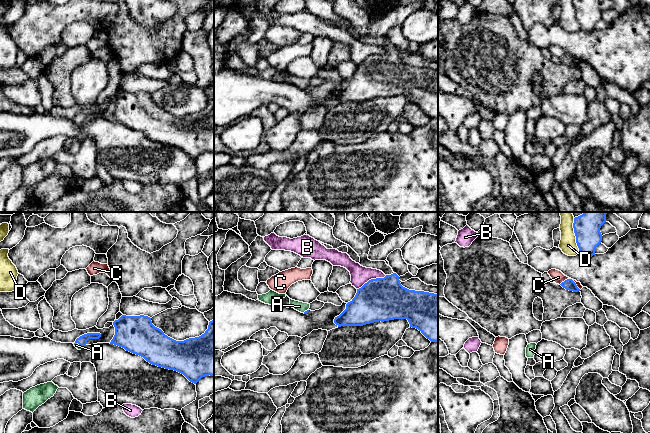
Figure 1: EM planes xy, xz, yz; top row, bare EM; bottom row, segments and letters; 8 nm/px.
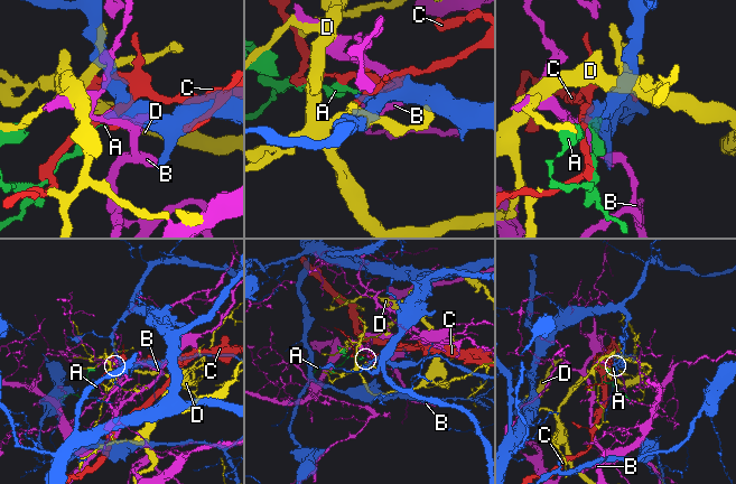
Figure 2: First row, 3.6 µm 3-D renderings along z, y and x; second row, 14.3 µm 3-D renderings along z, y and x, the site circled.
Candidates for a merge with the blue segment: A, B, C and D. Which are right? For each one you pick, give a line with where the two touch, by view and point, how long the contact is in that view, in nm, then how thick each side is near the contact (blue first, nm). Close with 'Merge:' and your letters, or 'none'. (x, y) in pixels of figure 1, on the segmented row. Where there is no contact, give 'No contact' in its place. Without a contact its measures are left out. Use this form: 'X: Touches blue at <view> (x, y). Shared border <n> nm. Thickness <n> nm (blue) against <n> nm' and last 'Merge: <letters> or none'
A: Touches blue at xy (79, 344). Shared border 80 nm. Thickness 80 nm (blue) against 40 nm
Merge: A

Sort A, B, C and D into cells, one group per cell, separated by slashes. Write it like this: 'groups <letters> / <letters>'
groups A / B / C / D

